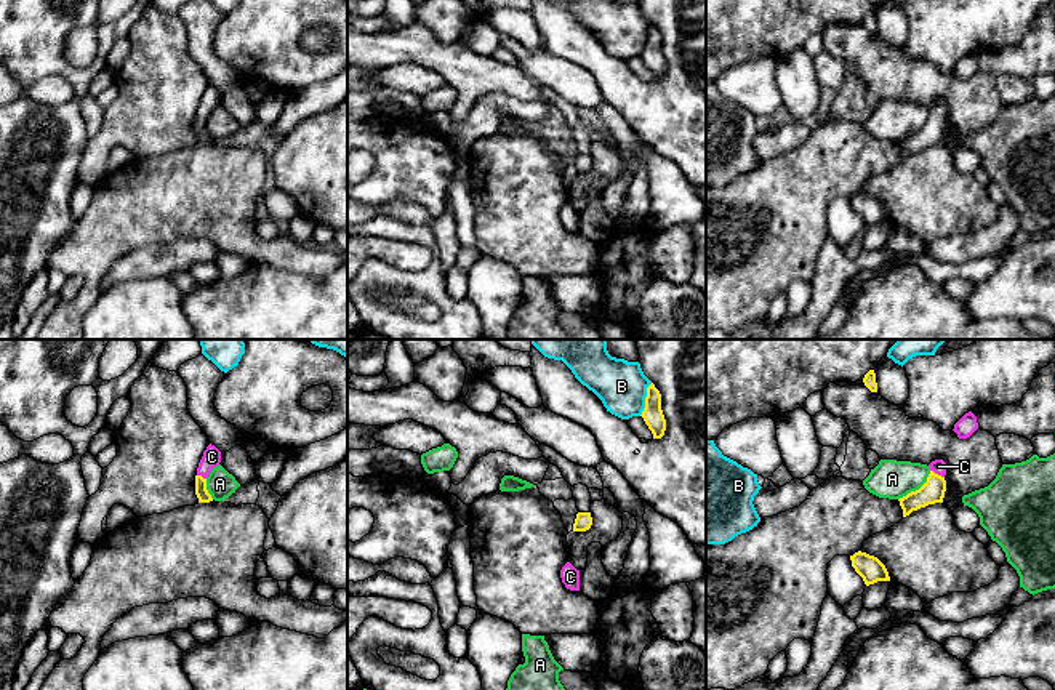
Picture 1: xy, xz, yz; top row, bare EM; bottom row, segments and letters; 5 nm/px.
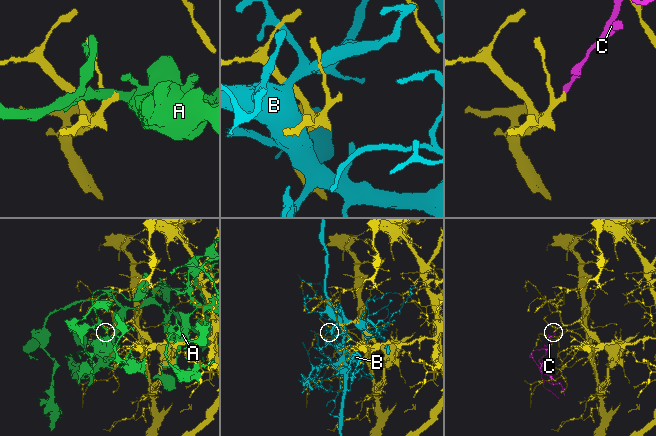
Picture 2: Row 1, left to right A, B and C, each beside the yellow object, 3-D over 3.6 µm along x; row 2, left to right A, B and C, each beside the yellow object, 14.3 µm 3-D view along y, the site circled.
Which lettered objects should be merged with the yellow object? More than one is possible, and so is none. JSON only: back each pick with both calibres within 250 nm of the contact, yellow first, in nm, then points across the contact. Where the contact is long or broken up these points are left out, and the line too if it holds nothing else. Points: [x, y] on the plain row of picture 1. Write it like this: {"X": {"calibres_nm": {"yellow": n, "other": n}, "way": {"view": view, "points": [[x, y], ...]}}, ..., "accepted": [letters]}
{"C": {"calibres_nm": {"yellow": 120, "other": 80}, "way": {"view": "yz", "points": [[932, 133], [937, 116], [938, 108]]}}, "accepted": ["C"]}

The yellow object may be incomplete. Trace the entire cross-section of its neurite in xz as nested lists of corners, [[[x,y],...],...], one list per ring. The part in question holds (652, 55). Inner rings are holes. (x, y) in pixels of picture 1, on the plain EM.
[[[652,24],[647,29],[645,50],[640,56],[653,75],[653,80],[661,80],[666,72],[666,61],[661,51],[661,35]]]

